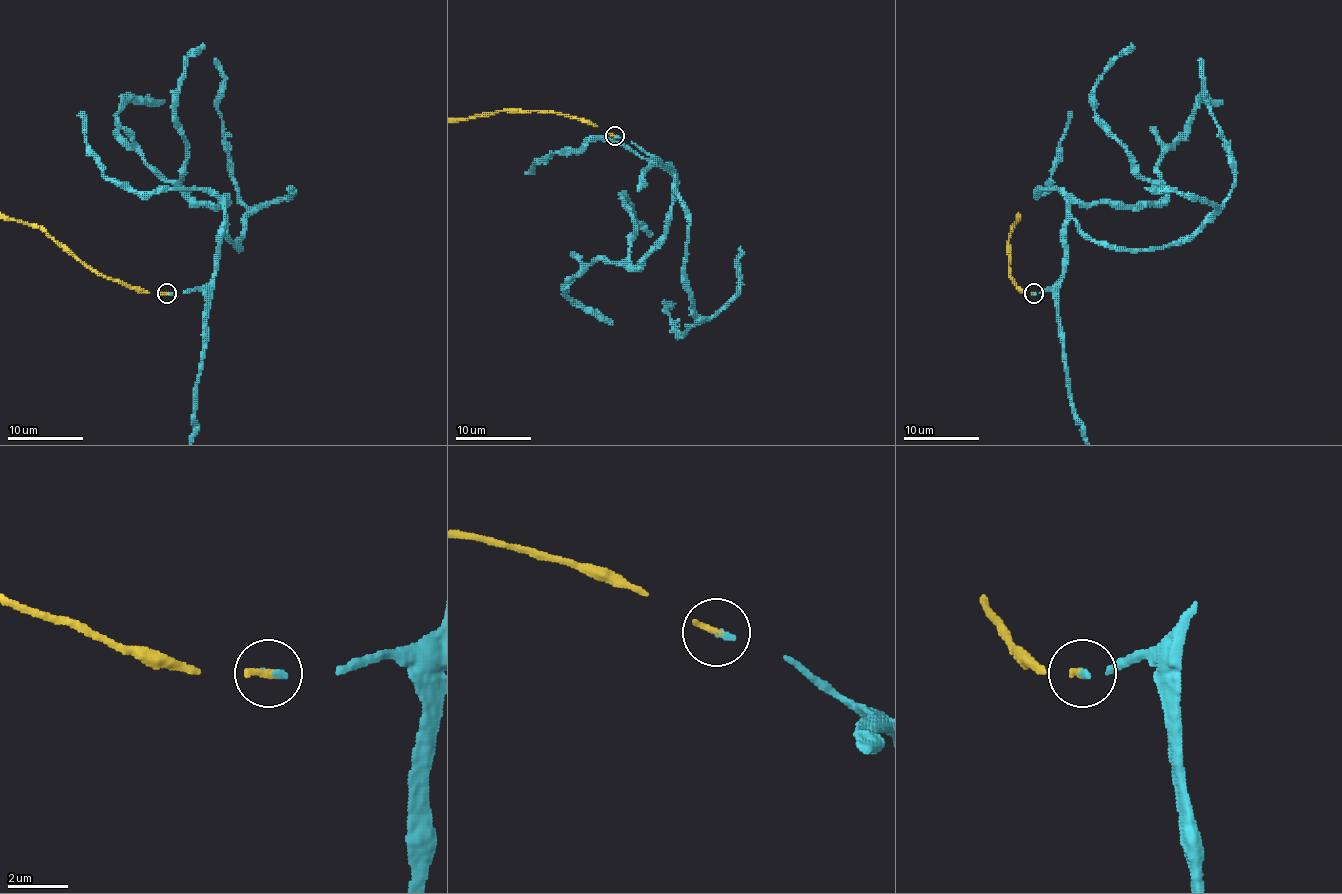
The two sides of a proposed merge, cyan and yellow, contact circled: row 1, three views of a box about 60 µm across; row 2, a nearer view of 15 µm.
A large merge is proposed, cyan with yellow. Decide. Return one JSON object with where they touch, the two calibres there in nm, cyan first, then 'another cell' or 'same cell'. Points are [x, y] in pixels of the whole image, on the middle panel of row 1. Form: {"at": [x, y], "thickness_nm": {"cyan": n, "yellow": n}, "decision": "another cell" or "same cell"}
{"at": [615, 136], "thickness_nm": {"cyan": 170, "yellow": 240}, "decision": "same cell"}

